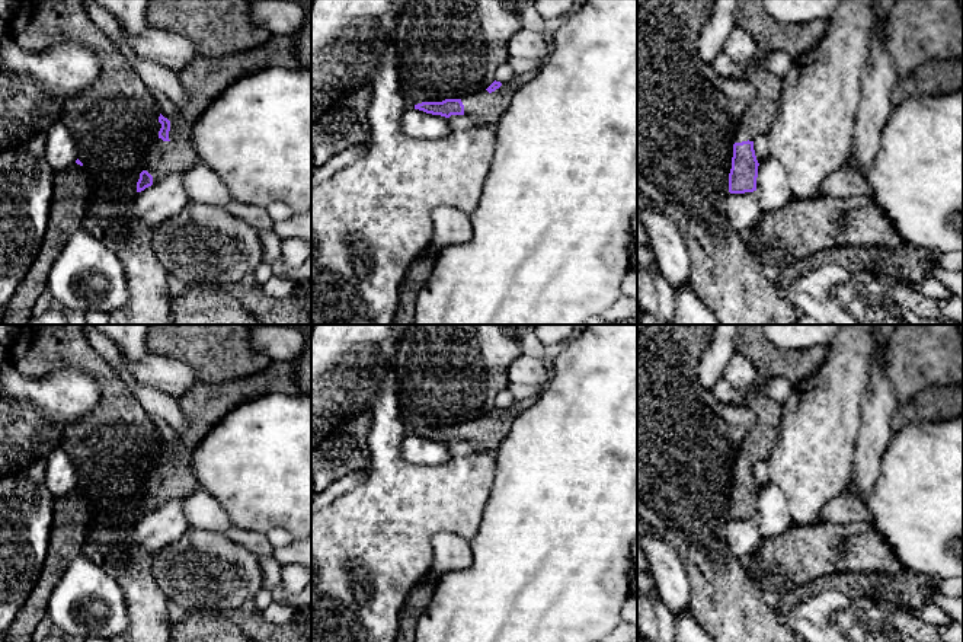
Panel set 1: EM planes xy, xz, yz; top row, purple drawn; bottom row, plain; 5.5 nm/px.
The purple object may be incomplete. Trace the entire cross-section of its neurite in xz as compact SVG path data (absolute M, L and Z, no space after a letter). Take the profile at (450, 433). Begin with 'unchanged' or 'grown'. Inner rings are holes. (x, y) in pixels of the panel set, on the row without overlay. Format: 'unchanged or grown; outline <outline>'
grown; outline M525 397L515 400L509 408L493 408L486 416L461 425L445 425L442 428L422 428L415 435L432 441L449 444L451 441L465 441L479 444L495 453L508 435L514 421L532 403Z

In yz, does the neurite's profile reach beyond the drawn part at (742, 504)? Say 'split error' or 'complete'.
split error

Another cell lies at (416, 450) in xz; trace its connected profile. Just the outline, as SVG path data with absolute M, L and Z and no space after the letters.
M415 434L403 438L400 453L409 463L419 466L444 467L452 459L448 444Z

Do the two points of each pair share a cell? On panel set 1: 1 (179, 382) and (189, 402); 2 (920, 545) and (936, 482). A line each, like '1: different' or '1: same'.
1: different
2: same

